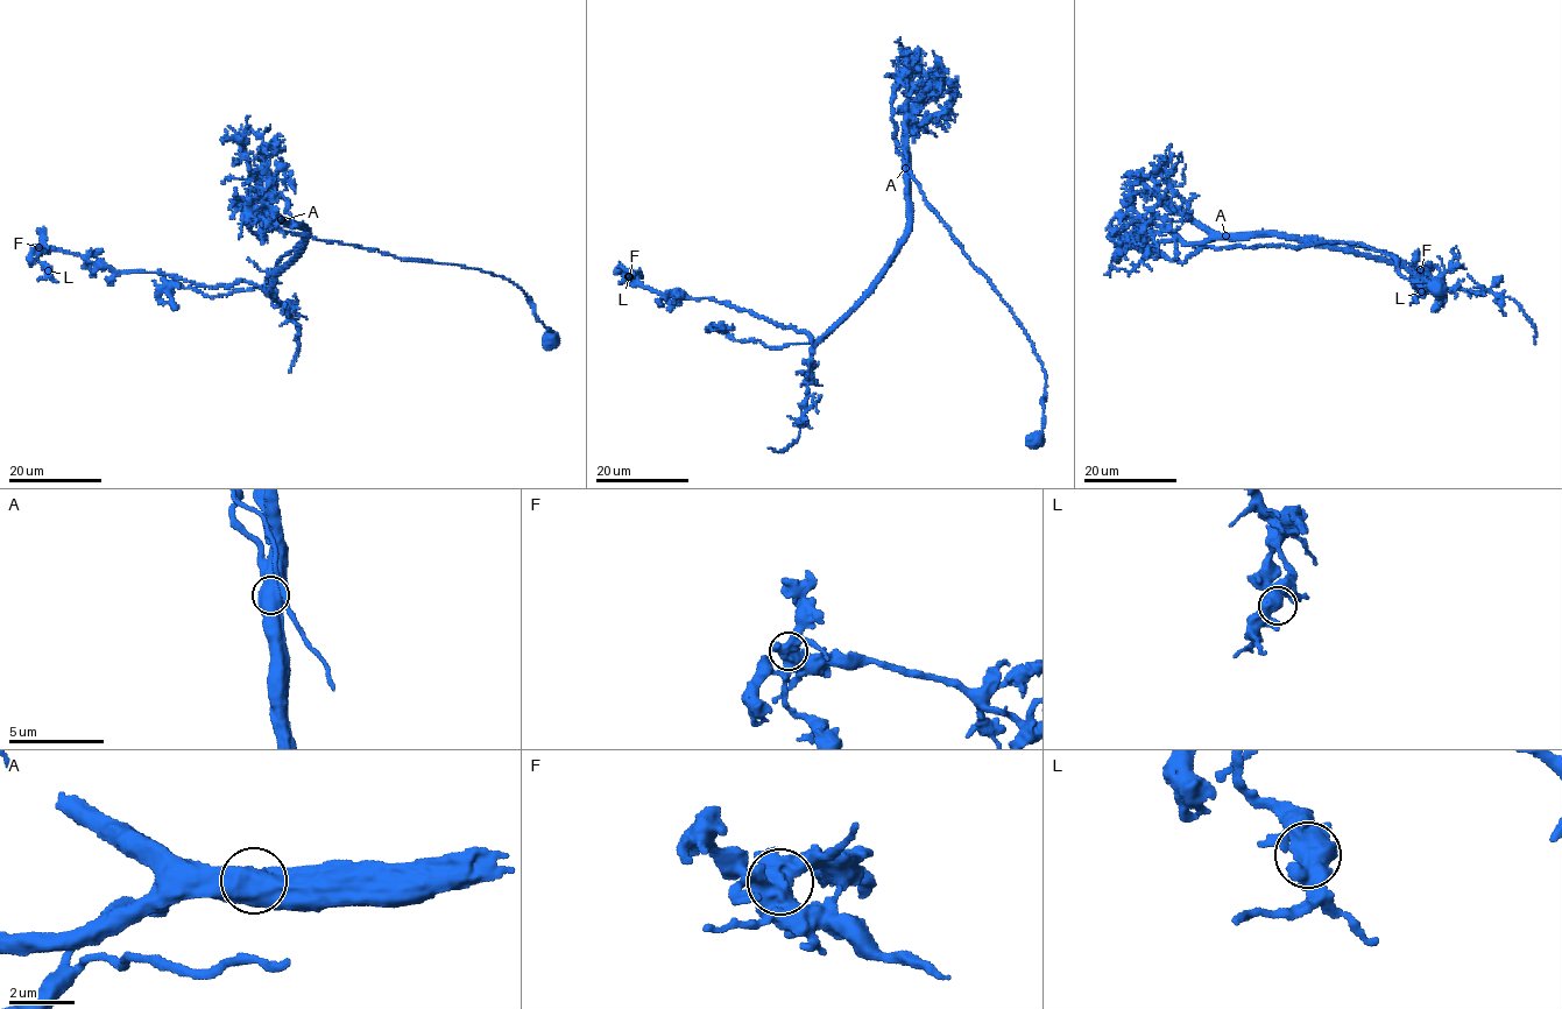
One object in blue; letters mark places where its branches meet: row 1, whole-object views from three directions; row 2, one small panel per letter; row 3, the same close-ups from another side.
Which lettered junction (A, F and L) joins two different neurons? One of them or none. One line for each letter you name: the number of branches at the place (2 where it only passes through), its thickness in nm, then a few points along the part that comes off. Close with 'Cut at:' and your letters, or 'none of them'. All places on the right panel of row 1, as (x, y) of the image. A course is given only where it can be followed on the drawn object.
A: Branches: 1. Thickness 950 nm. Course of the part to remove: (1225, 235), (1200, 246), (1295, 248), (1328, 241), (1362, 242), (1391, 254), (1403, 276), (1428, 282), (1443, 295)
Cut at: A

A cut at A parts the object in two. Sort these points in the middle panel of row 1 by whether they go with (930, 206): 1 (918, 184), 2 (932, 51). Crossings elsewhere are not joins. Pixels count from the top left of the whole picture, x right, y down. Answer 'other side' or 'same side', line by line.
1: same side
2: other side

